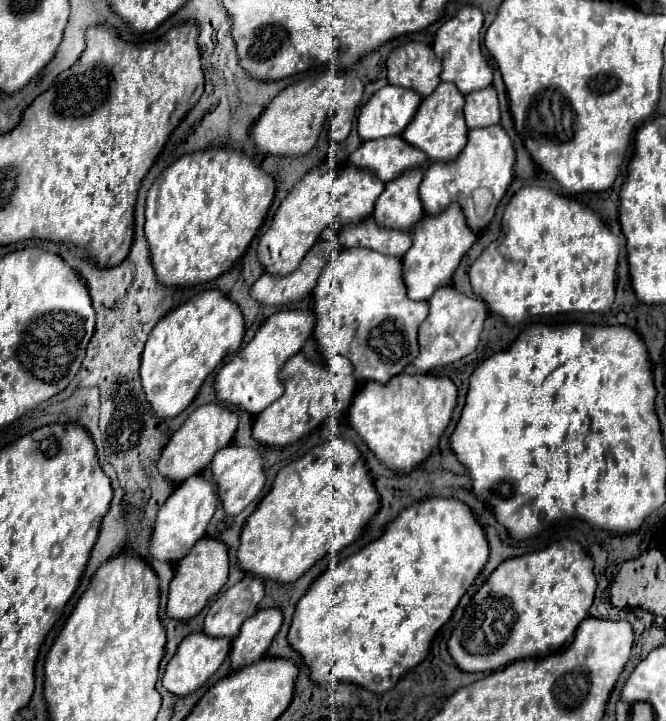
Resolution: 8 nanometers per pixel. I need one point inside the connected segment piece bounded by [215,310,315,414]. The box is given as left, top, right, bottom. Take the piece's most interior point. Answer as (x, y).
(251, 381)

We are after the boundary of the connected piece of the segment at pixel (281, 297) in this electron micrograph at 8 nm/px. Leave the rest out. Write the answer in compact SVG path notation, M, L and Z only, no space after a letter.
M337 240L317 242L301 260L295 272L287 276L271 276L265 272L251 286L251 298L267 306L281 306L303 300L317 284L317 278L321 276L325 264L333 260L339 252L341 252L341 244Z

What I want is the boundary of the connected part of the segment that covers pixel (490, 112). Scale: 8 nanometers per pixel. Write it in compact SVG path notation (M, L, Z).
M493 86L465 96L465 120L469 128L485 128L499 124L499 100Z

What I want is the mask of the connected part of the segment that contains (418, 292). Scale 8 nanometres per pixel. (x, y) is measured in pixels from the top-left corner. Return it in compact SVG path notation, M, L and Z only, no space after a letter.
M457 202L449 204L449 208L437 216L425 216L419 220L413 228L411 238L413 244L403 256L403 282L411 300L427 300L437 288L451 284L453 272L457 270L461 258L477 240L475 232L467 226L463 210Z

